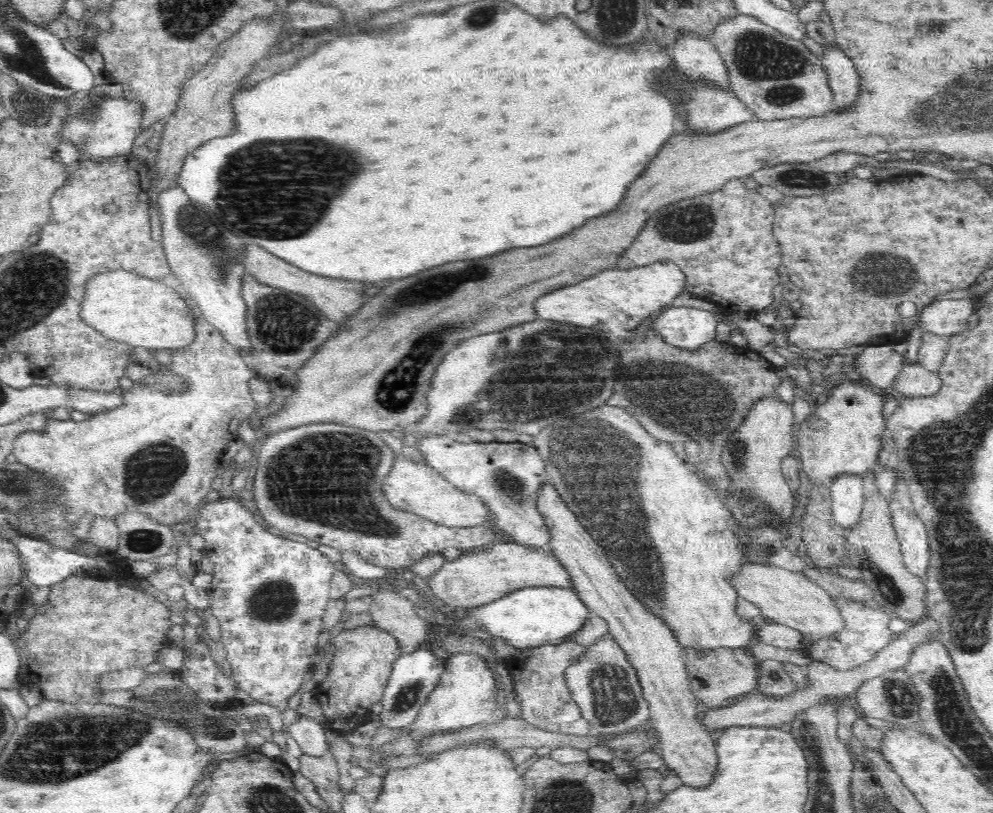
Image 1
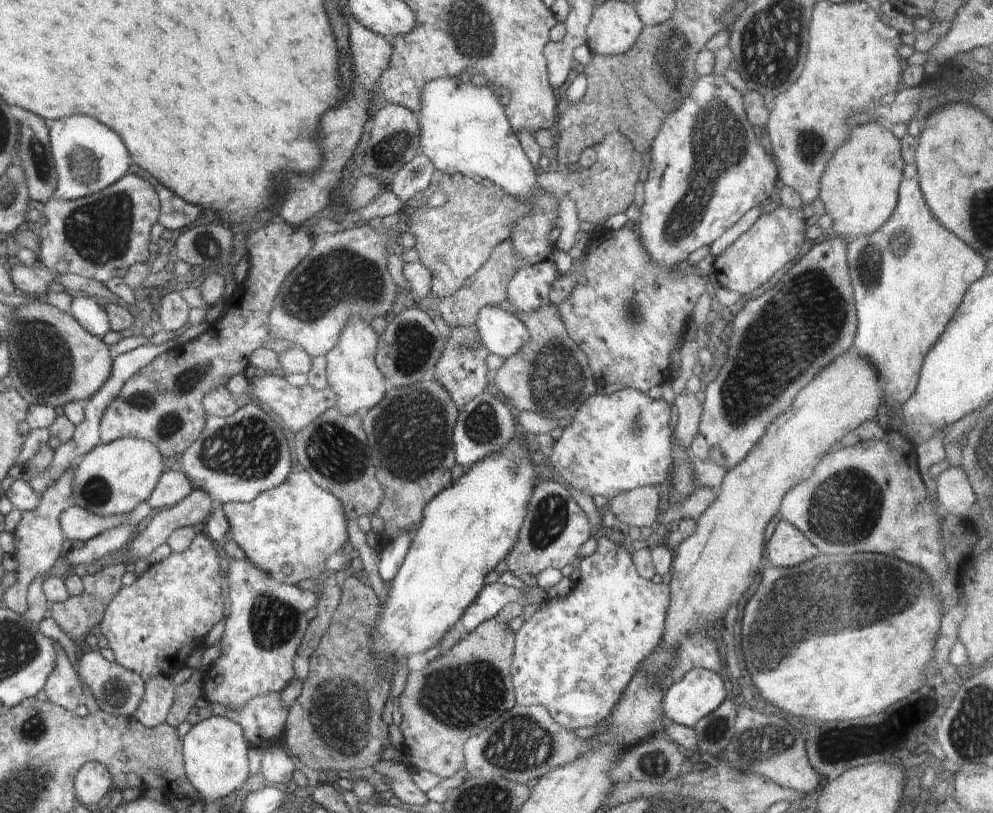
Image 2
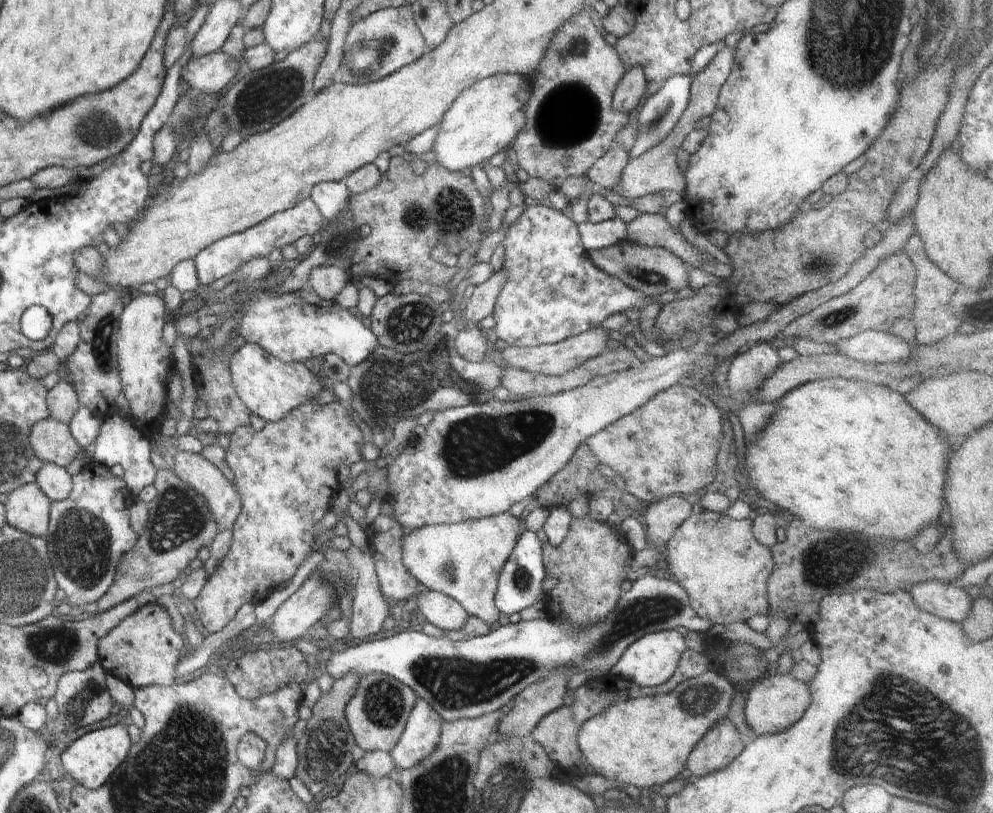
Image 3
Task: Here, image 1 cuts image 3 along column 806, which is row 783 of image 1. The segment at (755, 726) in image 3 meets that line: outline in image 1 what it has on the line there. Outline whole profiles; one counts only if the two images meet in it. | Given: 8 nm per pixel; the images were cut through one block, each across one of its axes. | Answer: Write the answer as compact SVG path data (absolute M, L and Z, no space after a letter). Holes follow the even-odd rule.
M550 482L538 490L536 507L542 513L551 536L546 549L568 571L571 588L590 613L607 622L607 633L623 648L629 663L635 668L643 697L649 704L649 718L660 738L656 749L665 764L682 779L682 784L694 788L705 787L713 779L718 766L715 735L708 732L697 717L698 699L691 691L683 661L683 648L674 631L632 595L610 566L602 548L566 508Z

